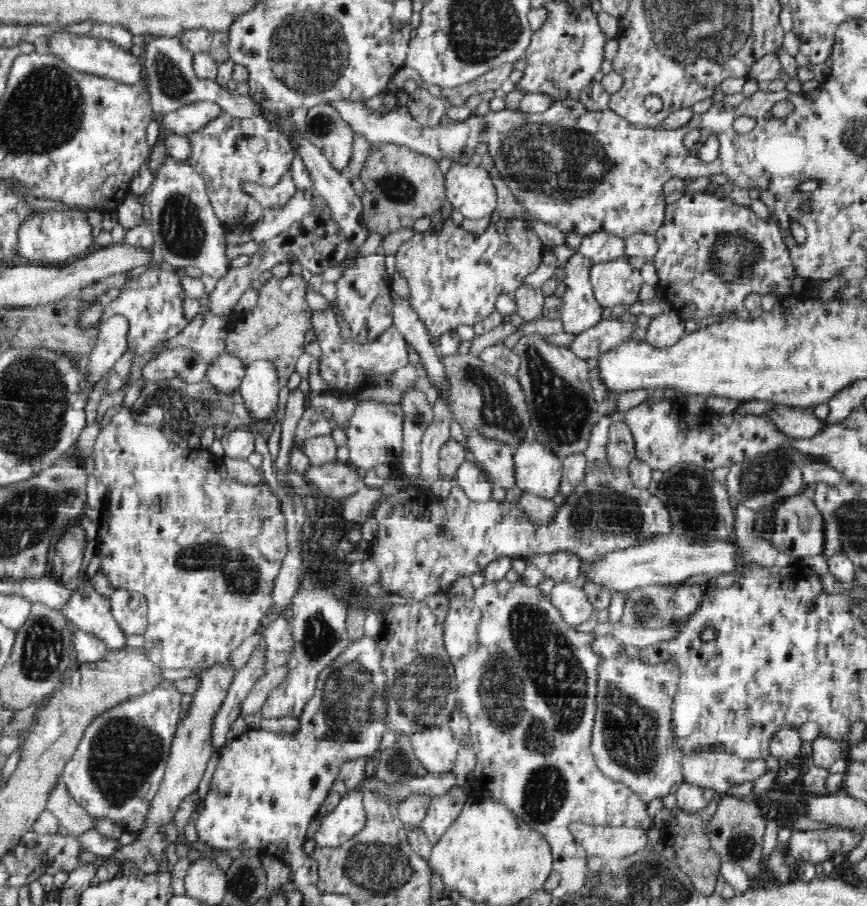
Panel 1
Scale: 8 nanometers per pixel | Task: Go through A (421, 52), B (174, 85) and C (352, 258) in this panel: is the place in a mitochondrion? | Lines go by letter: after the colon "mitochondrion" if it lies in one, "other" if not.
A: other
B: mitochondrion
C: other

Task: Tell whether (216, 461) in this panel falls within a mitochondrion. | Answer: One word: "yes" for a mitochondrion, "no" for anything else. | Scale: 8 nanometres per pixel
no

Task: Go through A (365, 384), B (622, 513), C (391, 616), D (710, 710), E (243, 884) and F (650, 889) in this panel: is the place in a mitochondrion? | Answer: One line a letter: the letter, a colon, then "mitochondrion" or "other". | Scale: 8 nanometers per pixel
A: other
B: mitochondrion
C: other
D: other
E: mitochondrion
F: mitochondrion

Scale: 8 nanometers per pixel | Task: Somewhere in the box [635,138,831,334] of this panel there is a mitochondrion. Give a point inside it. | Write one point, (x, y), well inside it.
(735, 253)

